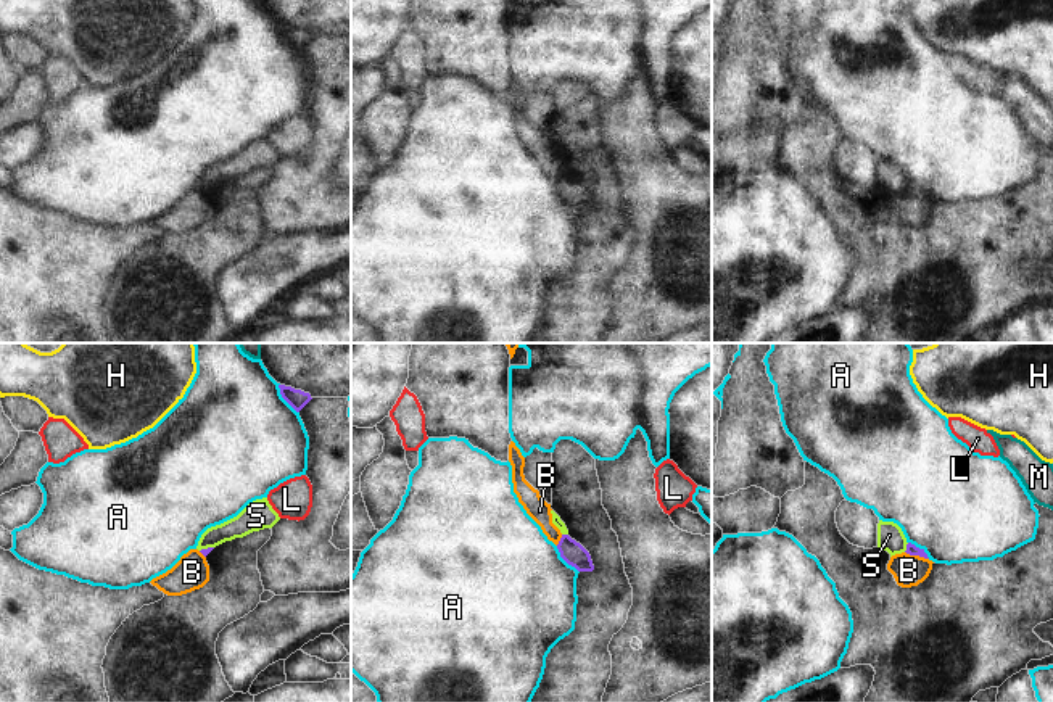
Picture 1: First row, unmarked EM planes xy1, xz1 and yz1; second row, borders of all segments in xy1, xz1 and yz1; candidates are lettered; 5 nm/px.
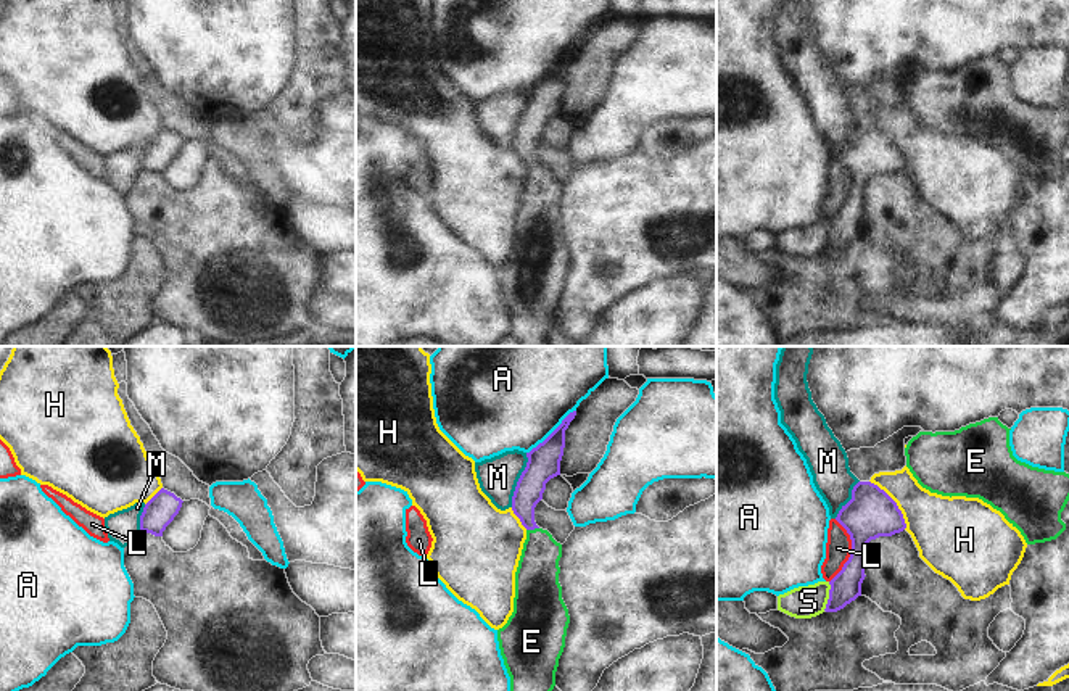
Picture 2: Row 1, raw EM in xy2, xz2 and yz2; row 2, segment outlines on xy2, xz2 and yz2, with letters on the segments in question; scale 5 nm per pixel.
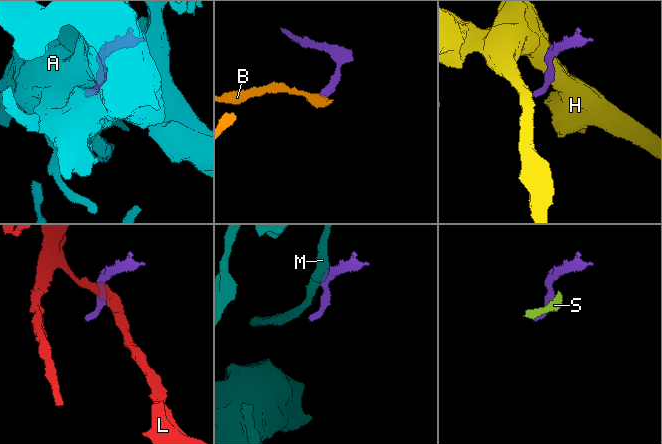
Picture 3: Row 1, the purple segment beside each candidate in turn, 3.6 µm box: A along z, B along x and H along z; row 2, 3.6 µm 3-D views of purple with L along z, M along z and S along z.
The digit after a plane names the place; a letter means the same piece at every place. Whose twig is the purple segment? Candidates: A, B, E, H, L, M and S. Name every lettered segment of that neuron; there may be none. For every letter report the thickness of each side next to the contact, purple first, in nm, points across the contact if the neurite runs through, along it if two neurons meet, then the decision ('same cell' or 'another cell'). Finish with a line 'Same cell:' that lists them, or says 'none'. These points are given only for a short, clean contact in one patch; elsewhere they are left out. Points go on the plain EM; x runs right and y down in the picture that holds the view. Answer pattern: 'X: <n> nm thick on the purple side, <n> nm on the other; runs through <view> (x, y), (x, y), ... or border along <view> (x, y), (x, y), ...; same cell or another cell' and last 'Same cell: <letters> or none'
A: 160 nm thick on the purple side, 440 nm on the other; another cell
B: 60 nm thick on the purple side, 160 nm on the other; border along yz1 (905, 190), (928, 198); another cell
E: 140 nm thick on the purple side, 220 nm on the other; runs through xz2 (532, 123), (532, 168), (536, 176), (536, 218); same cell
H: 240 nm thick on the purple side, 300 nm on the other; border along yz2 (870, 119), (895, 142), (905, 168); another cell
L: 240 nm thick on the purple side, 130 nm on the other; border along yz2 (836, 158), (849, 174), (850, 195), (829, 221); another cell
M: 160 nm thick on the purple side, 200 nm on the other; another cell
S: 160 nm thick on the purple side, 160 nm on the other; another cell
Same cell: E

